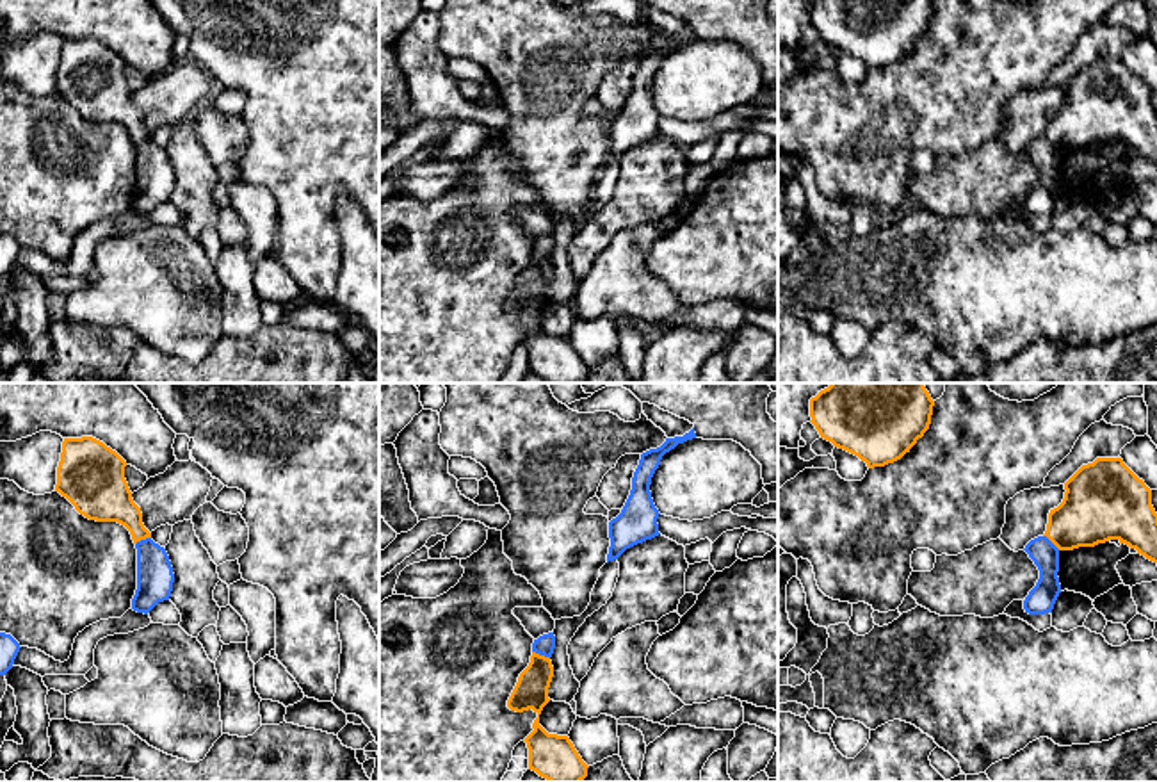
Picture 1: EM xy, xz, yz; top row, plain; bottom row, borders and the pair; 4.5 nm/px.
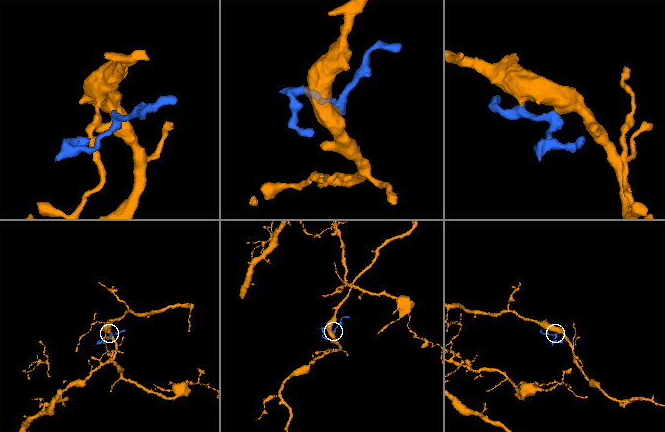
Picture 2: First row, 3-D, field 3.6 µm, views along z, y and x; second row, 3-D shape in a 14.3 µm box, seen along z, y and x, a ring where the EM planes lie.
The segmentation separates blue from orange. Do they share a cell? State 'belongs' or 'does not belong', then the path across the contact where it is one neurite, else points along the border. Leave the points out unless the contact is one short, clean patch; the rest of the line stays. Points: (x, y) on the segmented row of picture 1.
does not belong; border along xz (533, 651), (549, 658)

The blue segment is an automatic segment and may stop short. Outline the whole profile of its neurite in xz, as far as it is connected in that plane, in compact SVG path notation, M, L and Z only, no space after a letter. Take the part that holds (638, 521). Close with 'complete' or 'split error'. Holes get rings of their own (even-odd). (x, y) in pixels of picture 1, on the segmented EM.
M694 428L684 436L666 438L666 442L641 454L632 477L630 495L621 513L609 522L611 547L607 563L618 559L627 549L659 536L659 509L653 504L650 485L660 460L678 444L696 438Z; complete

